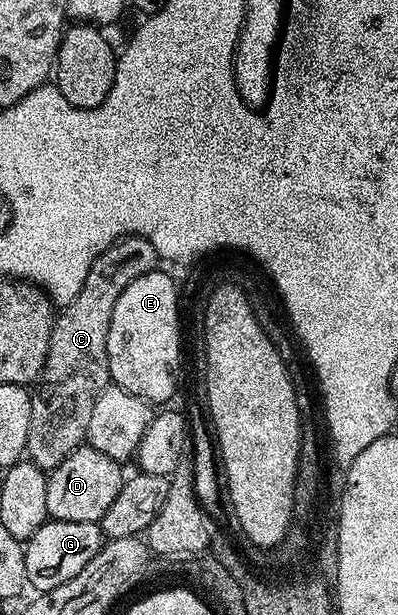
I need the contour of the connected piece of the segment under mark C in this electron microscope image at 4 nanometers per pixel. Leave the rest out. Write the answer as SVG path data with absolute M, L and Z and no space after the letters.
M127 236L112 243L103 254L88 268L88 276L84 276L84 284L80 292L76 292L76 300L61 307L57 311L54 327L50 333L48 356L44 360L44 368L38 381L33 383L30 399L32 400L32 420L28 427L28 444L25 457L35 462L42 470L51 471L58 467L60 460L68 456L86 442L88 420L92 420L92 404L96 404L96 396L104 387L111 385L108 368L108 324L112 324L112 308L116 308L116 300L120 300L120 292L132 284L132 280L140 280L148 272L159 269L160 259L156 248L148 244L148 240Z

